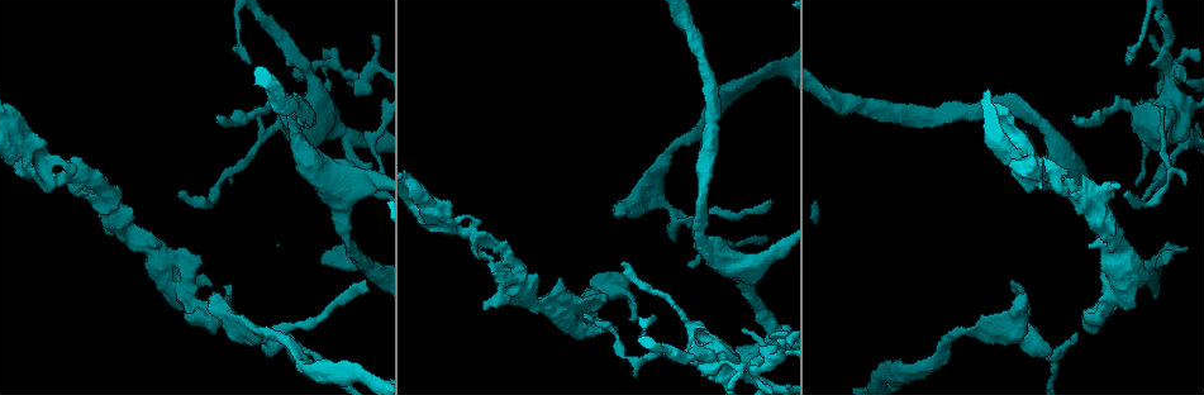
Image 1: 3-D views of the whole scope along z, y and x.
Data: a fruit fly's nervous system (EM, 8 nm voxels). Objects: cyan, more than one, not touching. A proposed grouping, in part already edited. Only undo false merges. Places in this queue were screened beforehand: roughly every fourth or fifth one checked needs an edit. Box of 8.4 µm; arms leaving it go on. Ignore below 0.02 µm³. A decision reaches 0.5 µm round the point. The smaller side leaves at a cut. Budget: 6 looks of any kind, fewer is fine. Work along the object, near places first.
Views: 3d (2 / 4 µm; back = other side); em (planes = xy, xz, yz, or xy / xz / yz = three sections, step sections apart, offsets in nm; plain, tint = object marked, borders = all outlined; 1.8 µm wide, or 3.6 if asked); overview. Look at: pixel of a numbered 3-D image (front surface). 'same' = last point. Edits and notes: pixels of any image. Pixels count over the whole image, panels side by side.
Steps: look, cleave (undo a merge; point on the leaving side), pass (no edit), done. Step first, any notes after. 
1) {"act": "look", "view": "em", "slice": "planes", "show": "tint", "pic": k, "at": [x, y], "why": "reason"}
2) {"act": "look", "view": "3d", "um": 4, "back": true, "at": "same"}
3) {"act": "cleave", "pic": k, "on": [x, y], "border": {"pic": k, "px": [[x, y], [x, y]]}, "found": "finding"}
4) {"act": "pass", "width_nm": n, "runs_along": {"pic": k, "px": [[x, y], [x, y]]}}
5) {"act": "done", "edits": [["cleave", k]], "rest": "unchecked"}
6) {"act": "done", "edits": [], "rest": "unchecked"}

{"act": "look", "view": "em", "slice": "xz", "step": 8, "show": "tint", "pic": 1, "at": [307, 67], "why": "three-way junction"}

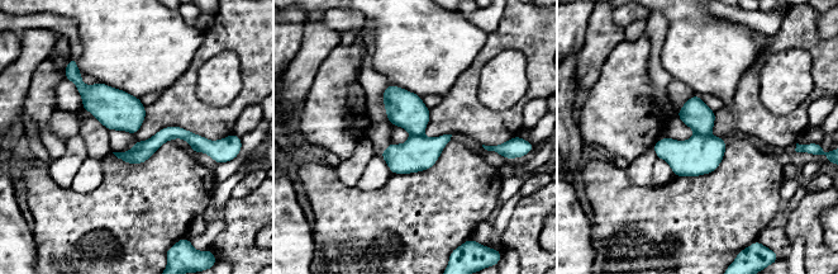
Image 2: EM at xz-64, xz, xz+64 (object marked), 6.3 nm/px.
{"act": "look", "view": "em", "slice": "planes", "show": "tint", "at": "same", "why": "cut it another way"}

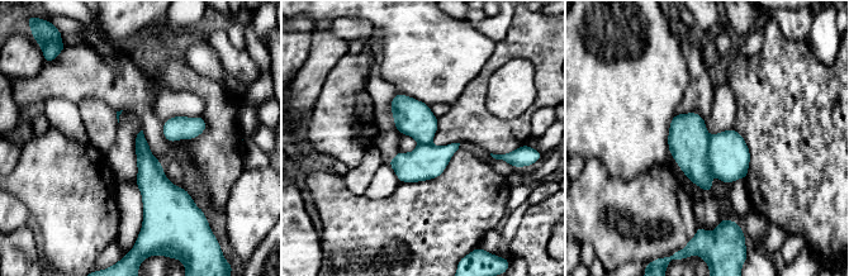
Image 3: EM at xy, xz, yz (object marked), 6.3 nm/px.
{"act": "cleave", "pic": 3, "on": [729, 155], "border": {"pic": 3, "px": [[708, 137], [708, 165], [711, 171]]}, "found": "a second cell is stuck on"}

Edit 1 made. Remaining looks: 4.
{"act": "look", "view": "overview"}

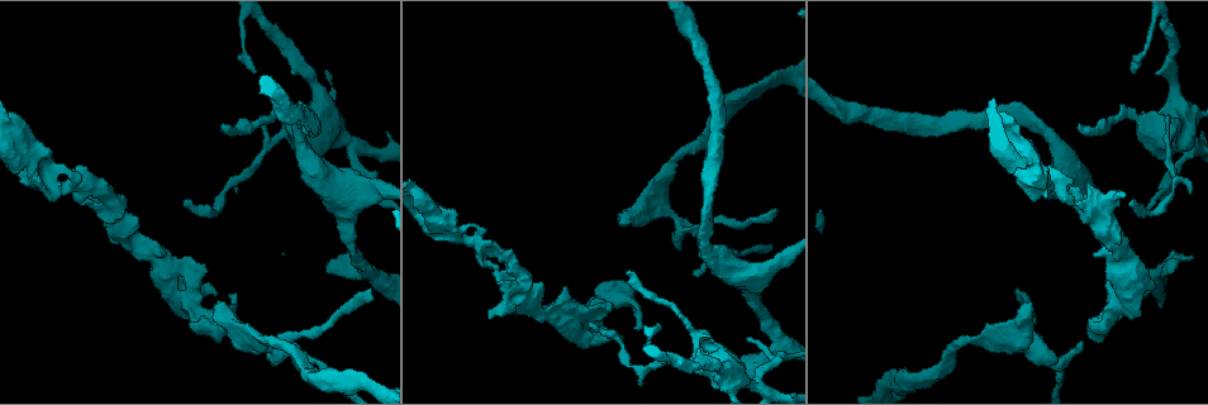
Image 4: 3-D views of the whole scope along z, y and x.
{"act": "look", "view": "3d", "um": 4, "pic": 4, "at": [561, 311], "why": "thin neck"}

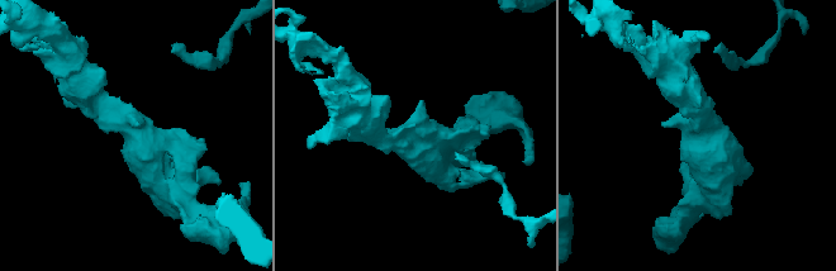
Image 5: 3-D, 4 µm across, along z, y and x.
{"act": "look", "view": "em", "um": 3.6, "slice": "yz", "step": 16, "show": "tint", "pic": 5, "at": [702, 130], "why": "now the EM"}

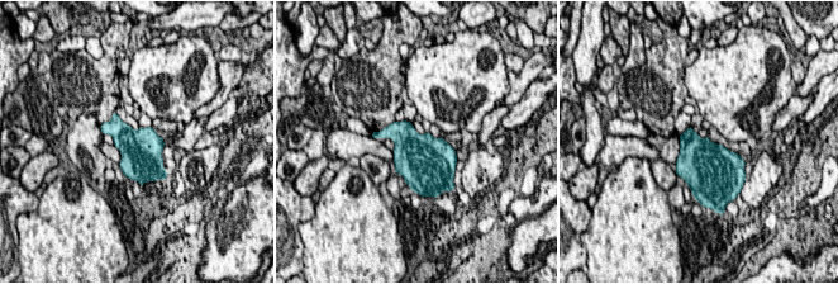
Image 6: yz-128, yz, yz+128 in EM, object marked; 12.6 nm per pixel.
{"act": "look", "view": "em", "um": 3.6, "slice": "planes", "show": "tint", "at": "same", "why": "another direction"}

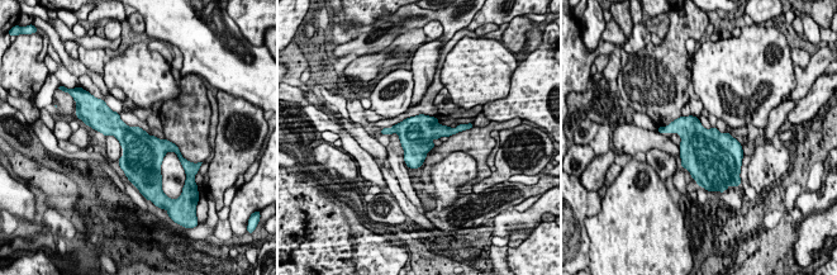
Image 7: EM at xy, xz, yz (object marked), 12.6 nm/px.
{"act": "pass", "width_nm": 440, "found": "one cell here"}

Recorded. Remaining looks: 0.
{"act": "done", "edits": [["cleave", 3]], "rest": "unchecked"}

